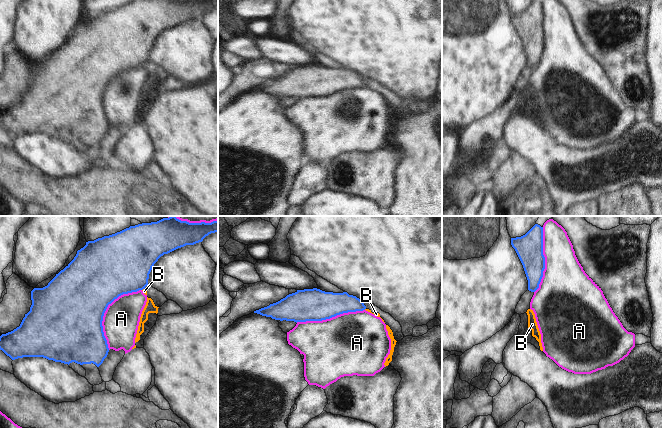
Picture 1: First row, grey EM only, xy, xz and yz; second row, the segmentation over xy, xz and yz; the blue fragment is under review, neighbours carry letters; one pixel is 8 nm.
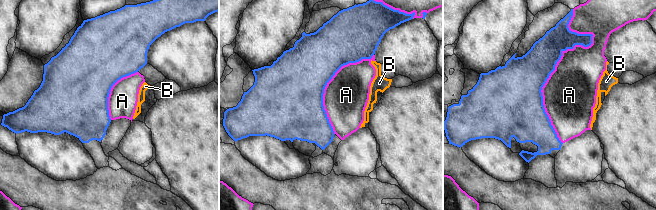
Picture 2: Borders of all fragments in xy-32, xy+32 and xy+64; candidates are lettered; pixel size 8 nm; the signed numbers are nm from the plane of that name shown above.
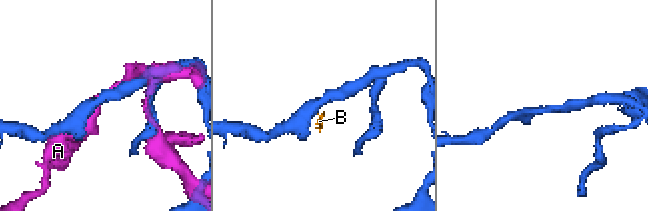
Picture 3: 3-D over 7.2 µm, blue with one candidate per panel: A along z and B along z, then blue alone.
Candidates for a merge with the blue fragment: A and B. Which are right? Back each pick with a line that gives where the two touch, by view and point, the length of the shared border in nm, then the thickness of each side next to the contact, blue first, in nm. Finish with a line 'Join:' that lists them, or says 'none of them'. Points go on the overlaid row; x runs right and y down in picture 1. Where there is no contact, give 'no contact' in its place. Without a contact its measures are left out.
Join: none of them

